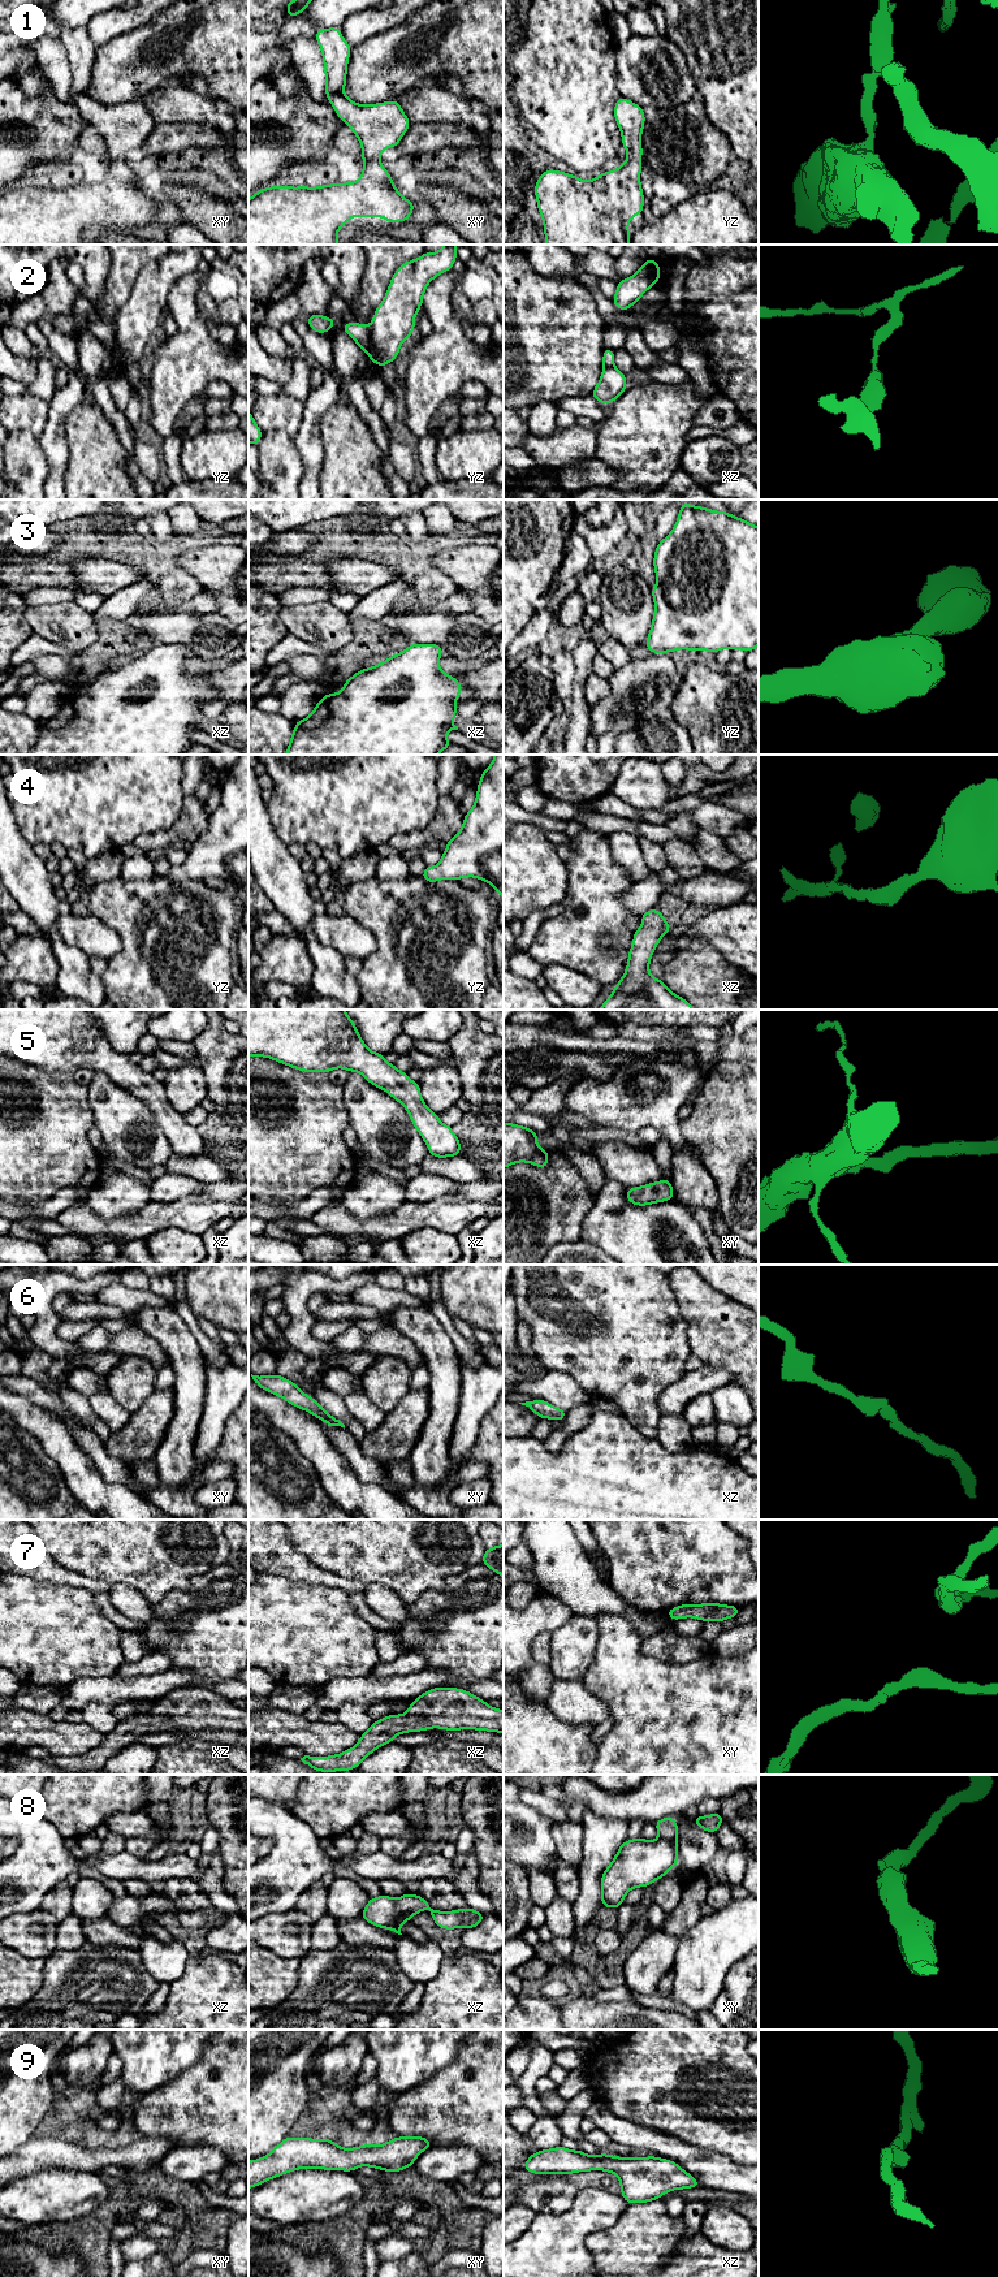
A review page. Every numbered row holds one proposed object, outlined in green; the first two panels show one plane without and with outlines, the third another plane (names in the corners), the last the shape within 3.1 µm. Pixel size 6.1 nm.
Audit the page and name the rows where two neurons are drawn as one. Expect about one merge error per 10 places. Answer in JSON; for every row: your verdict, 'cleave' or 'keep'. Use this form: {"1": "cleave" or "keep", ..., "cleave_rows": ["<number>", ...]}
{"1": "keep", "2": "cleave", "3": "keep", "4": "keep", "5": "keep", "6": "keep", "7": "keep", "8": "keep", "9": "keep", "cleave_rows": ["2"]}

